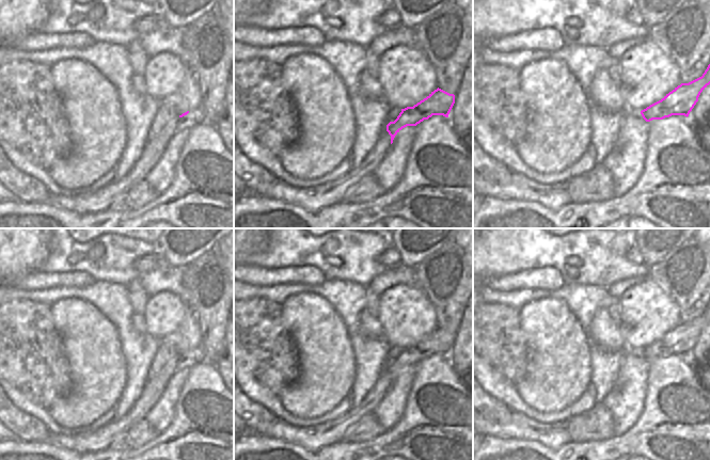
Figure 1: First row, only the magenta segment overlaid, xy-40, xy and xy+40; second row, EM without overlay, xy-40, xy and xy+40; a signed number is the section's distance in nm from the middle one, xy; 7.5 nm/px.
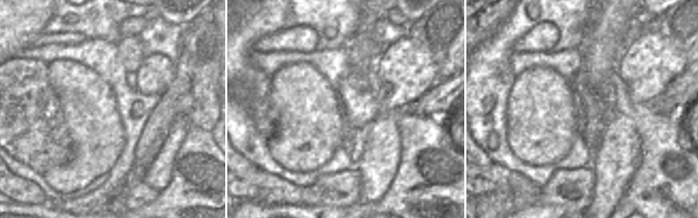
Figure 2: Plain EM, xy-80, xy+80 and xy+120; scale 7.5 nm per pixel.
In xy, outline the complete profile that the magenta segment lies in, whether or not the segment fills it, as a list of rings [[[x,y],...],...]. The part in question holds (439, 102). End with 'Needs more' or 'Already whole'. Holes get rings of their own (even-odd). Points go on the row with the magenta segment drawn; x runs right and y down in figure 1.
[[[441,89],[431,92],[426,98],[414,105],[401,109],[394,122],[386,125],[386,130],[378,140],[376,146],[363,160],[354,174],[347,179],[336,179],[330,184],[315,186],[313,188],[296,188],[283,181],[279,181],[267,190],[264,196],[300,205],[309,211],[319,211],[324,207],[330,207],[344,201],[346,191],[362,177],[374,175],[378,165],[389,153],[395,136],[407,126],[416,126],[432,115],[448,114],[455,104],[455,95]]]. Needs more.

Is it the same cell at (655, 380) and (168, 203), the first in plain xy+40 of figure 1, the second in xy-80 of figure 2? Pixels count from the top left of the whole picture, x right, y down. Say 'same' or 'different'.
same

